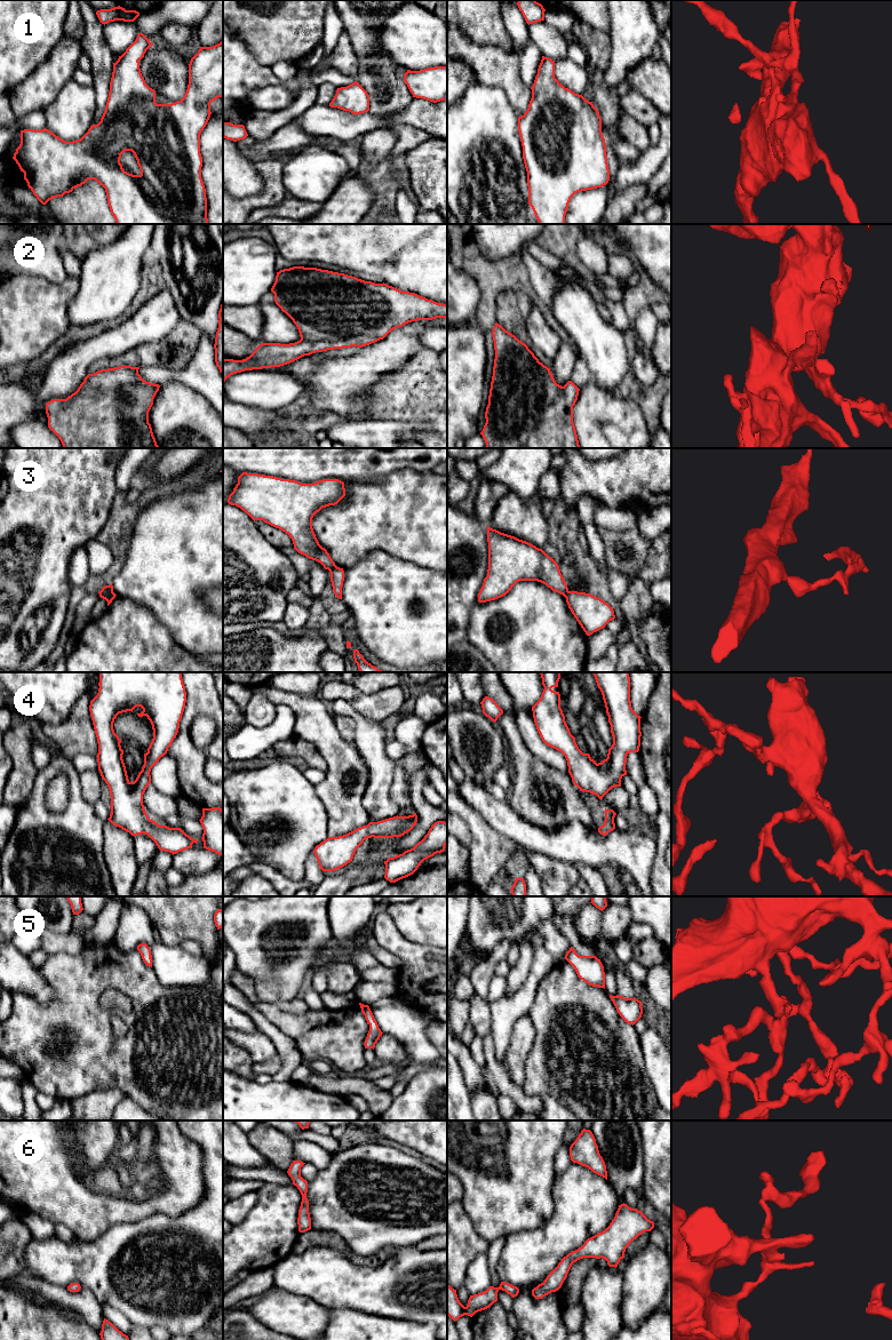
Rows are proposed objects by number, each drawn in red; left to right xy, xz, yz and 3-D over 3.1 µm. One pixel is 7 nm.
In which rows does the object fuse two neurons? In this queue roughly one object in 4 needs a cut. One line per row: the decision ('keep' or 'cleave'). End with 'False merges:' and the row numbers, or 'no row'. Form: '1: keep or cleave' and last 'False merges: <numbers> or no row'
1: keep
2: keep
3: cleave
4: keep
5: keep
6: keep
False merges: 3

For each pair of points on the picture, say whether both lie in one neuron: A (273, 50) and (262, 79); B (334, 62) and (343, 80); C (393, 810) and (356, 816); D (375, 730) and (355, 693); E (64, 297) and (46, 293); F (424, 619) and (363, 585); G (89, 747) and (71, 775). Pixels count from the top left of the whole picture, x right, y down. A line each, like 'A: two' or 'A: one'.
A: two
B: two
C: two
D: two
E: one
F: one
G: two

